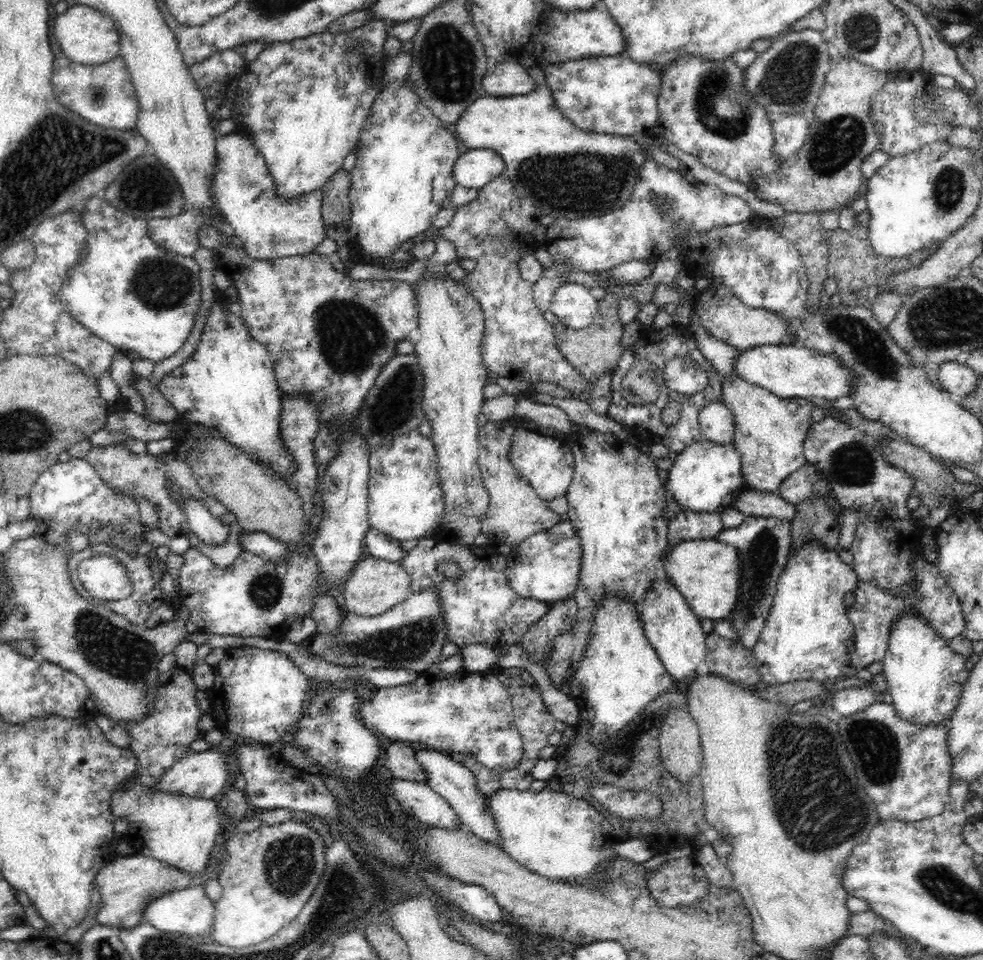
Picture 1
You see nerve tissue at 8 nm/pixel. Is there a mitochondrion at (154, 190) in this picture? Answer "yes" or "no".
yes

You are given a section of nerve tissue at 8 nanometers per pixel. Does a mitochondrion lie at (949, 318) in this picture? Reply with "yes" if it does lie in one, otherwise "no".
yes

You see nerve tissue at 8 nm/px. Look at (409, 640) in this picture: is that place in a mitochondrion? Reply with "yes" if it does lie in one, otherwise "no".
yes

